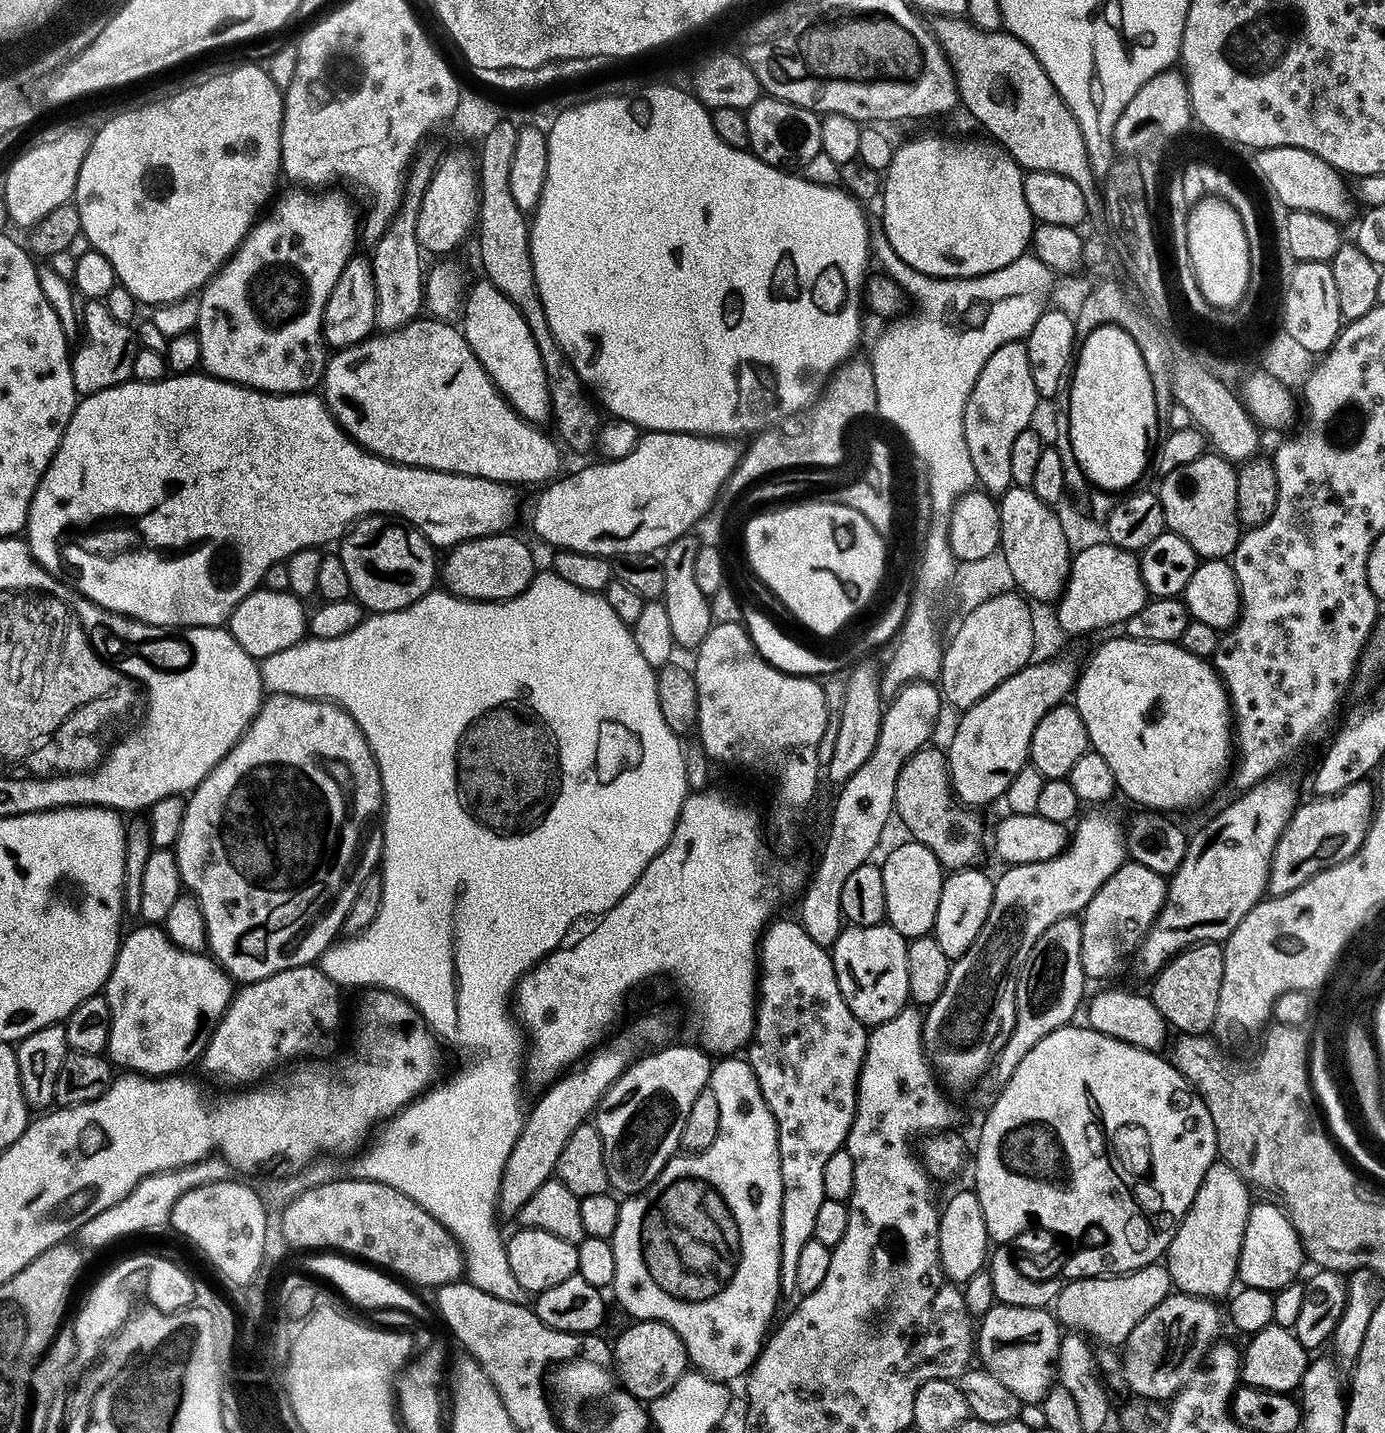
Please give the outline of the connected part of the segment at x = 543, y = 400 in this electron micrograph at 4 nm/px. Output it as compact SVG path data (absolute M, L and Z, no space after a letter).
M480 278L480 281L472 289L470 287L467 289L466 295L463 297L463 320L462 331L470 350L474 350L474 358L478 358L478 362L482 362L482 366L488 377L494 382L494 386L504 395L504 401L523 420L529 420L537 426L543 425L543 420L547 421L552 414L546 370L542 366L542 354L538 354L534 334L530 334L530 326L526 326L526 318L522 318L518 306L514 306L514 302L510 302L510 298L506 298L506 294L502 294L502 290L498 290L498 286L491 284L487 278Z

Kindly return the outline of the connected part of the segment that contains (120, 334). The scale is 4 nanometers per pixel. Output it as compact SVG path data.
M88 300L82 308L82 335L84 341L80 344L80 349L71 353L72 361L72 377L74 378L74 386L77 393L81 397L89 396L95 392L101 392L107 388L113 388L119 384L127 384L133 379L133 370L135 356L138 351L137 333L133 331L129 325L118 322L118 318L114 318L114 314L110 314L110 310L99 300Z

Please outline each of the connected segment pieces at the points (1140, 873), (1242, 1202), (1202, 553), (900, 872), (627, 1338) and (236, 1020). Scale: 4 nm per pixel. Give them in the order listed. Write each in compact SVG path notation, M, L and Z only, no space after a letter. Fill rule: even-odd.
M1126 862L1100 887L1084 907L1082 926L1082 970L1085 977L1100 980L1112 976L1120 968L1124 955L1135 953L1144 935L1158 918L1168 896L1165 877L1147 866Z
M1217 1162L1210 1166L1210 1170L1206 1170L1206 1178L1198 1194L1194 1194L1194 1202L1190 1202L1190 1210L1186 1210L1182 1222L1176 1227L1176 1233L1166 1253L1168 1273L1172 1275L1172 1283L1179 1291L1185 1292L1188 1296L1205 1298L1217 1298L1216 1296L1224 1295L1227 1297L1233 1291L1238 1280L1242 1238L1246 1230L1246 1218L1250 1207L1248 1192L1250 1193L1249 1185L1230 1165Z
M1219 454L1194 458L1186 466L1163 473L1158 495L1162 502L1164 527L1194 546L1197 557L1222 560L1231 557L1242 535L1238 518L1237 469L1232 461Z
M911 838L905 839L905 844L900 844L885 860L882 860L882 886L886 886L886 922L894 929L898 930L898 934L902 934L906 938L913 936L926 936L935 929L936 915L938 914L938 898L942 898L942 886L946 879L945 869L938 862L938 858L927 848L922 846L917 840Z
M638 1320L614 1340L614 1368L623 1387L641 1402L651 1402L665 1396L689 1371L688 1351L670 1326L657 1320Z
M316 964L290 966L290 970L278 970L253 984L243 985L233 995L222 1018L216 1023L212 1035L204 1045L202 1065L216 1080L225 1080L232 1086L252 1086L263 1081L271 1068L296 1060L299 1056L324 1056L336 1044L336 1031L344 1016L344 1004L340 1001L340 985L330 982Z

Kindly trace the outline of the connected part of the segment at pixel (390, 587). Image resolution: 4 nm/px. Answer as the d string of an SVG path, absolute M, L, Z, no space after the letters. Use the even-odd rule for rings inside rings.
M367 516L339 541L338 555L350 578L357 604L369 613L397 612L433 591L438 580L438 552L419 530L391 516Z

